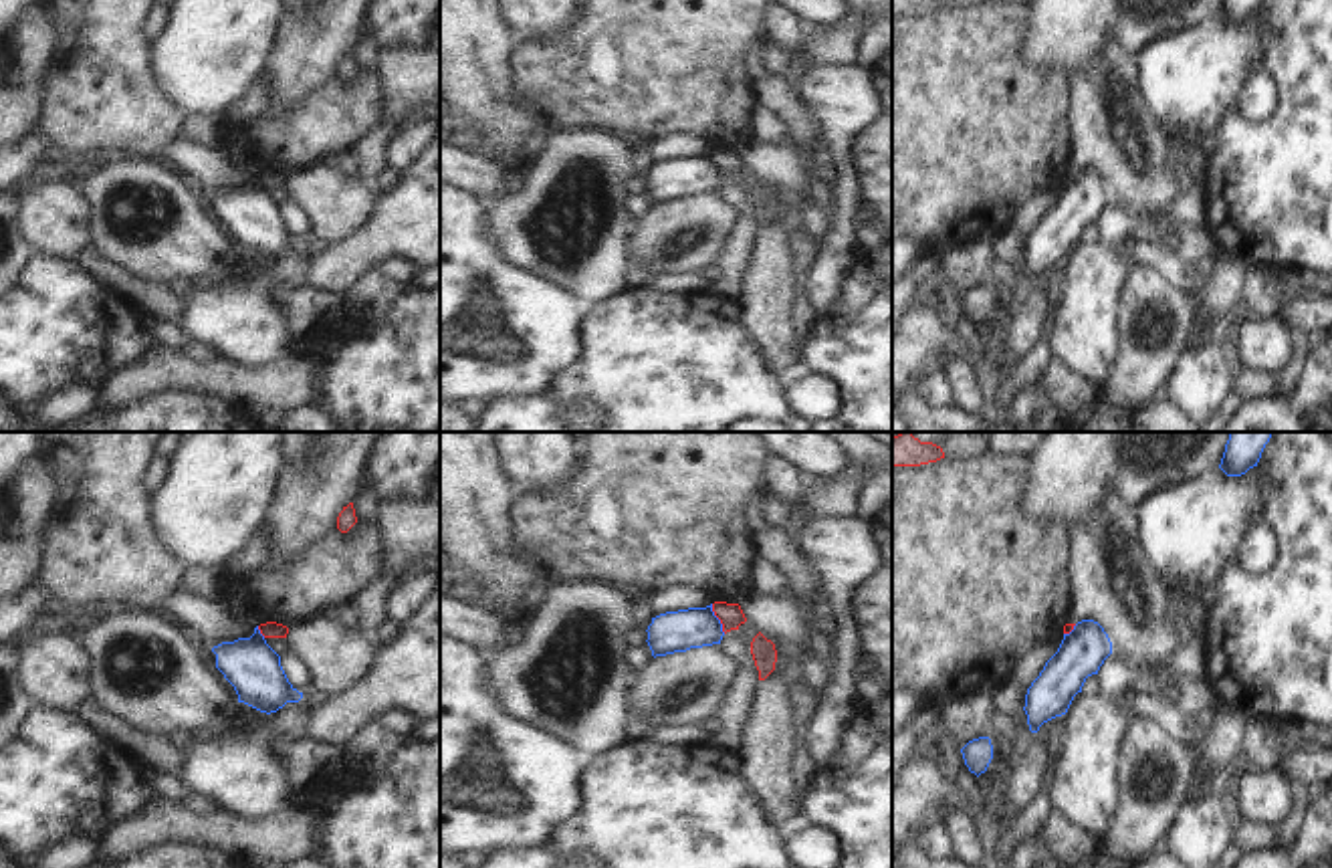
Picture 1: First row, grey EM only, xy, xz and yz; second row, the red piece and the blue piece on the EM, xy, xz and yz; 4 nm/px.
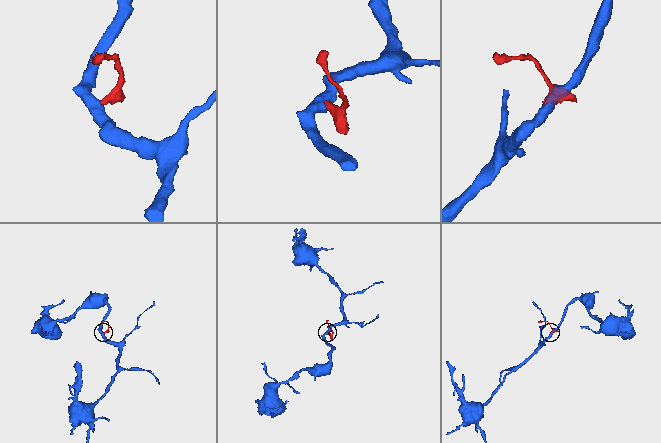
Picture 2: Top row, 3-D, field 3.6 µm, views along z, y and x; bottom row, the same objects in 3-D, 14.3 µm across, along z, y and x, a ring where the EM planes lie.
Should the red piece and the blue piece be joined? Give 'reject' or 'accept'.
reject

